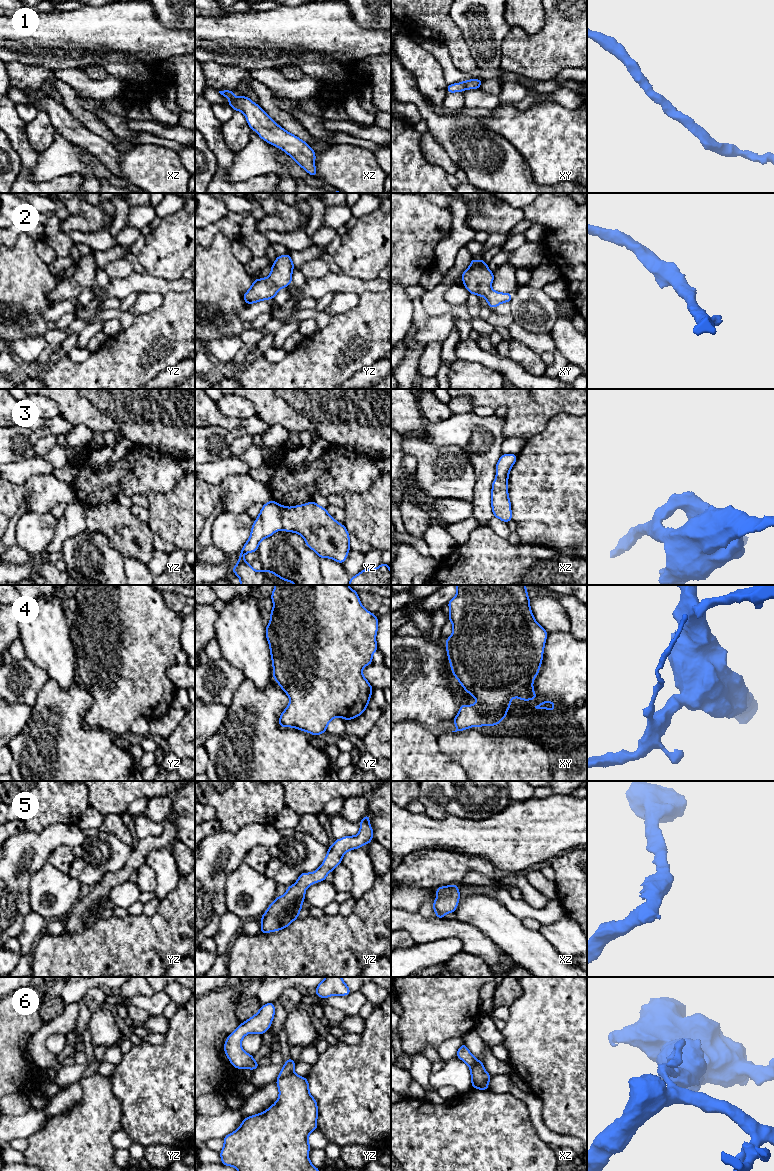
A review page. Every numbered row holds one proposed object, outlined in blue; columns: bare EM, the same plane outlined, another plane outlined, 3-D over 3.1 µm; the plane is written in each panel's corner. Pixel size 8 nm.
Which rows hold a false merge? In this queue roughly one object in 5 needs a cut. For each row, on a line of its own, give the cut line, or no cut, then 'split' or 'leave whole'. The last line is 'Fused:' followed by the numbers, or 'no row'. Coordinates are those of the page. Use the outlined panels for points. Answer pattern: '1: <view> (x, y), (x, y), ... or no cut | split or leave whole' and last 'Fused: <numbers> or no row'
1: no cut | leave whole
2: no cut | leave whole
3: no cut | leave whole
4: no cut | leave whole
5: no cut | leave whole
6: no cut | leave whole
Fused: no row

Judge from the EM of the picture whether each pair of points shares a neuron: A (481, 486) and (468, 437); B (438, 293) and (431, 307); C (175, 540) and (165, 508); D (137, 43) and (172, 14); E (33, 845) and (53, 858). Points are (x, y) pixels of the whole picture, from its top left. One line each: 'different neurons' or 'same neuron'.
A: same neuron
B: same neuron
C: same neuron
D: different neurons
E: different neurons

